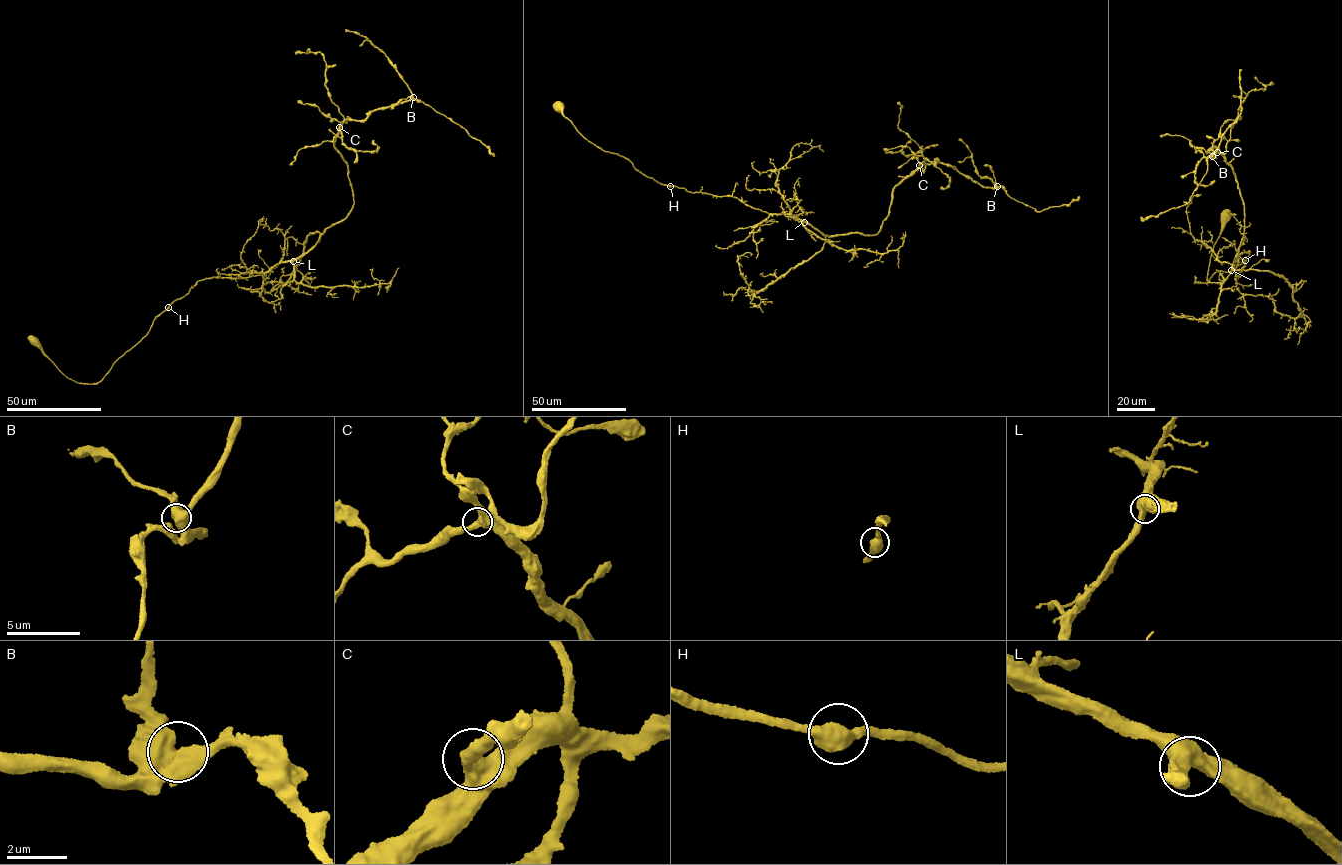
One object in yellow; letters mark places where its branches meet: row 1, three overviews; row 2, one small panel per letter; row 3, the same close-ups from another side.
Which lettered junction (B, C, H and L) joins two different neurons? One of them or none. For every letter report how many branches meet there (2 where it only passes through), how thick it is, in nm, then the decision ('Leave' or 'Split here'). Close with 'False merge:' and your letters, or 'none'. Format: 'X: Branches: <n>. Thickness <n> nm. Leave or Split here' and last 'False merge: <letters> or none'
B: Branches: 2. Thickness 550 nm. Leave
C: Branches: 2. Thickness 480 nm. Leave
H: Branches: 2. Thickness 600 nm. Leave
L: Branches: 2. Thickness 600 nm. Leave
False merge: none

